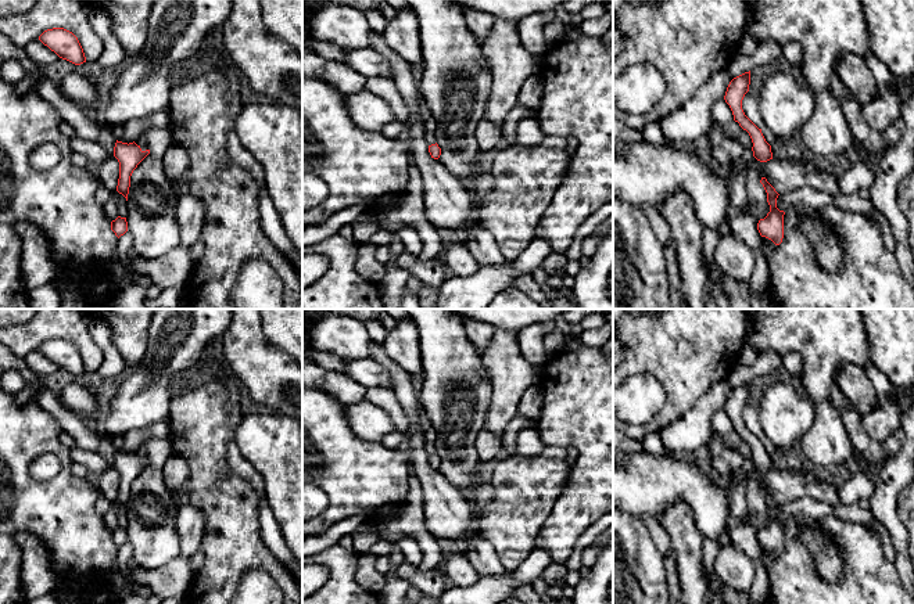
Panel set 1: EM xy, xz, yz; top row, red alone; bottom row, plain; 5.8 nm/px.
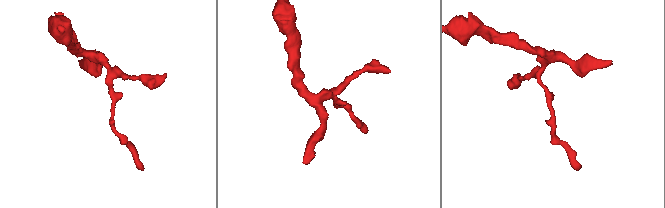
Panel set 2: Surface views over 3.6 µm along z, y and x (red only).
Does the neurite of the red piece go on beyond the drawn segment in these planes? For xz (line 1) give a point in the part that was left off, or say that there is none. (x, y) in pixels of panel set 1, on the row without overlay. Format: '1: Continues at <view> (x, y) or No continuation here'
1: No continuation here

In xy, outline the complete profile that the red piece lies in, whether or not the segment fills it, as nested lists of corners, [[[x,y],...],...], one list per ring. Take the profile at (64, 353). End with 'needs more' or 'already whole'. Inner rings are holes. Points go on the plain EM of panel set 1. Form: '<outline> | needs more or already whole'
[[[64,338],[47,339],[39,346],[39,350],[62,370],[75,375],[86,373],[86,367],[78,348]]] | already whole

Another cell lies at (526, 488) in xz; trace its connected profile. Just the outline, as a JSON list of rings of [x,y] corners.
[[[545,446],[534,456],[516,453],[497,459],[490,477],[494,499],[477,519],[477,529],[508,571],[513,572],[538,547],[538,536],[570,467],[566,447]]]

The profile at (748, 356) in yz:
[[[746,341],[739,353],[739,364],[752,366],[757,360],[757,352]]]

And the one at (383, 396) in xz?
[[[390,387],[368,388],[366,400],[381,407],[393,420],[397,431],[405,432],[408,428],[408,417],[399,405],[395,392]]]

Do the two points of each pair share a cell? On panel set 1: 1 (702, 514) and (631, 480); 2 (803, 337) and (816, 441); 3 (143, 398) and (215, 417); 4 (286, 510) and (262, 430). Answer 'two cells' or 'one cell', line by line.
1: one cell
2: one cell
3: two cells
4: one cell

